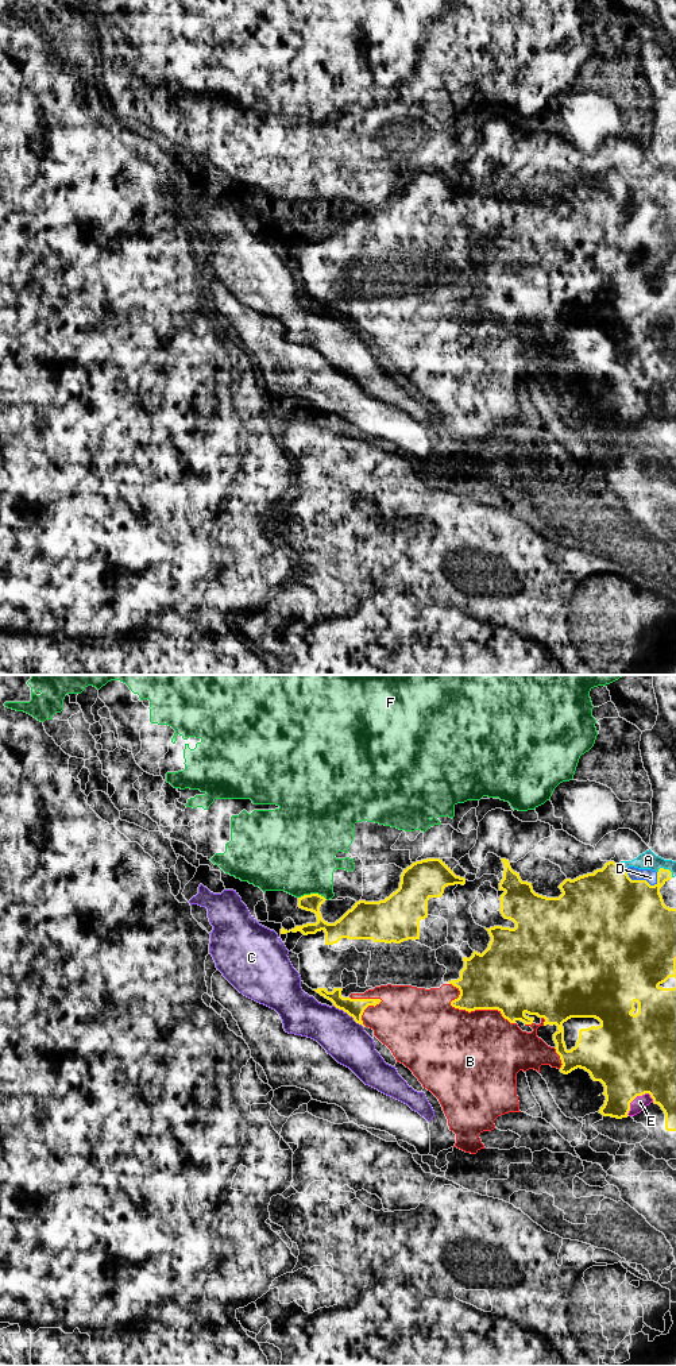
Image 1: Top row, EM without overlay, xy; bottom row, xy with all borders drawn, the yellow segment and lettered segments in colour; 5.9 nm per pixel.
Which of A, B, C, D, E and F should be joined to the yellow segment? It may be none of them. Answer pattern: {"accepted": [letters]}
{"accepted": ["A", "B", "D", "E"]}

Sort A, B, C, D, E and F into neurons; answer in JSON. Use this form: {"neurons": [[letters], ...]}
{"neurons": [["A", "B", "D", "E"], ["C"], ["F"]]}

